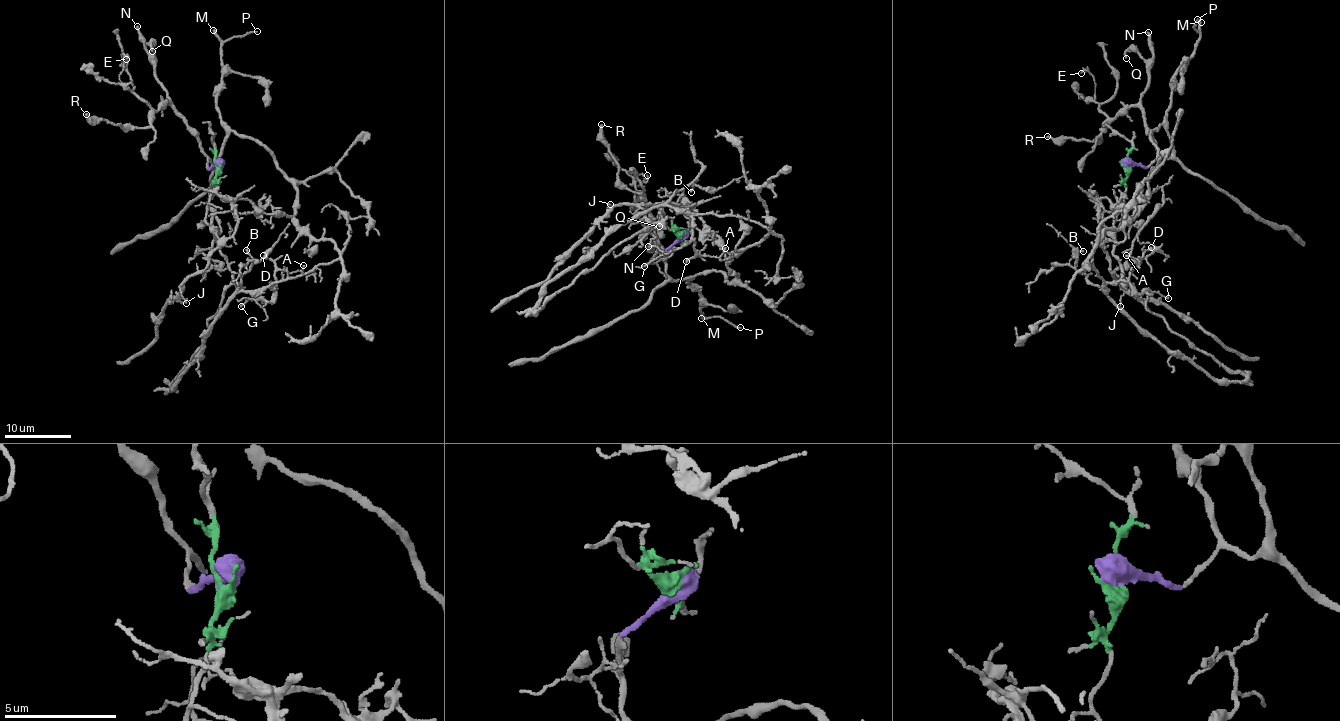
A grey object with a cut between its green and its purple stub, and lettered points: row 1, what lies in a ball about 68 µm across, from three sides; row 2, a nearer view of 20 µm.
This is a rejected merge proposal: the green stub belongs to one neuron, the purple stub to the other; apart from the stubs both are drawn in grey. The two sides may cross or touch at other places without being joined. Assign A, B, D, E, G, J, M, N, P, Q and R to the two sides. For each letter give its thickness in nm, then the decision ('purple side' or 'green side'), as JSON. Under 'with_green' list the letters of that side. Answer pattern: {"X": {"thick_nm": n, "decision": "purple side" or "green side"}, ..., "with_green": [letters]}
{"A": {"thick_nm": 120, "decision": "green side"}, "B": {"thick_nm": 140, "decision": "green side"}, "D": {"thick_nm": 180, "decision": "green side"}, "E": {"thick_nm": 80, "decision": "purple side"}, "G": {"thick_nm": 110, "decision": "green side"}, "J": {"thick_nm": 100, "decision": "green side"}, "M": {"thick_nm": 240, "decision": "purple side"}, "N": {"thick_nm": 240, "decision": "purple side"}, "P": {"thick_nm": 150, "decision": "purple side"}, "Q": {"thick_nm": 170, "decision": "purple side"}, "R": {"thick_nm": 200, "decision": "purple side"}, "with_green": ["A", "B", "D", "G", "J"]}

